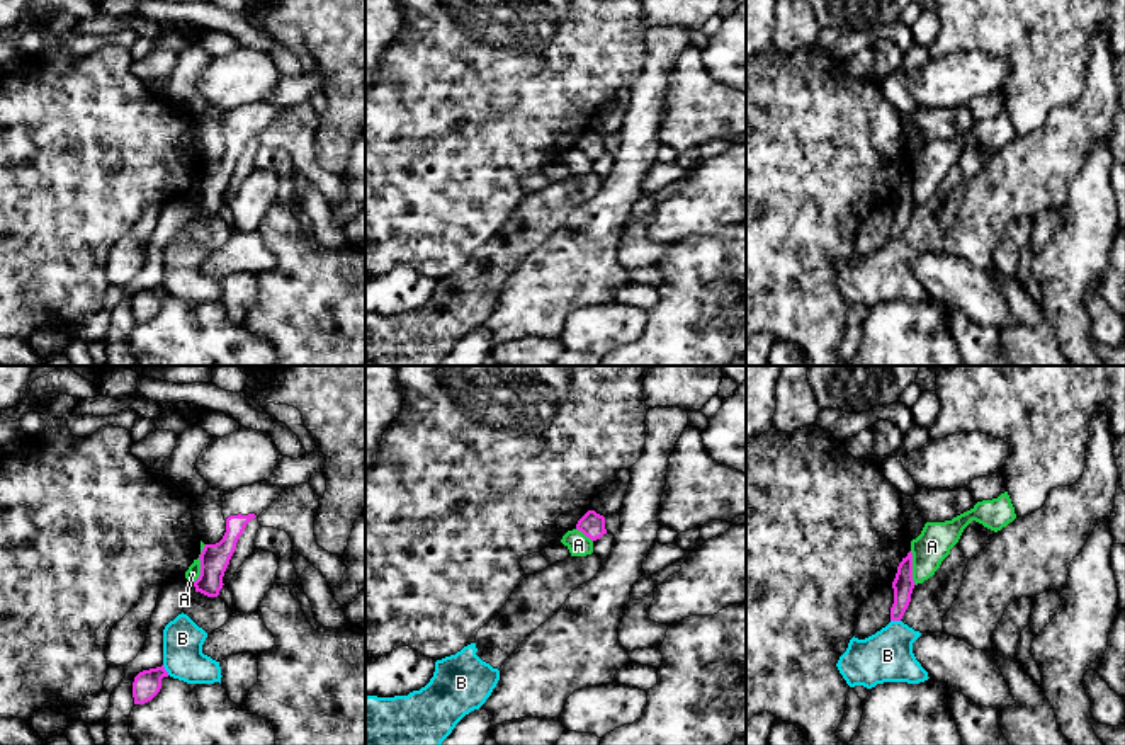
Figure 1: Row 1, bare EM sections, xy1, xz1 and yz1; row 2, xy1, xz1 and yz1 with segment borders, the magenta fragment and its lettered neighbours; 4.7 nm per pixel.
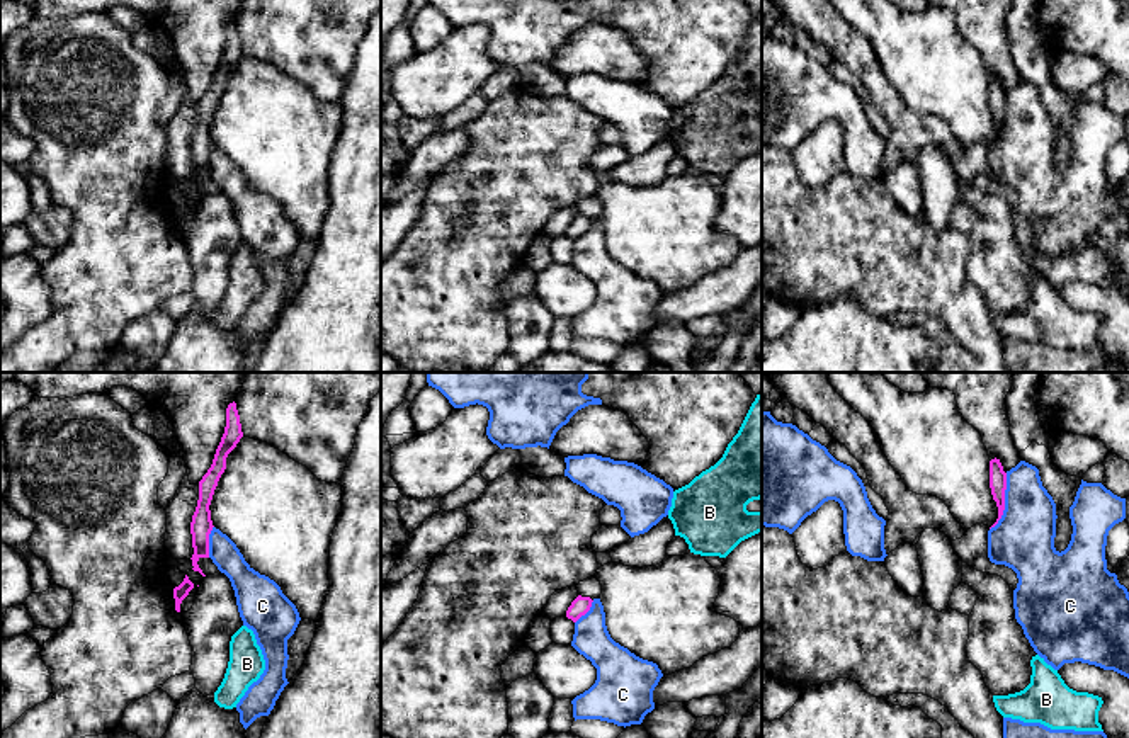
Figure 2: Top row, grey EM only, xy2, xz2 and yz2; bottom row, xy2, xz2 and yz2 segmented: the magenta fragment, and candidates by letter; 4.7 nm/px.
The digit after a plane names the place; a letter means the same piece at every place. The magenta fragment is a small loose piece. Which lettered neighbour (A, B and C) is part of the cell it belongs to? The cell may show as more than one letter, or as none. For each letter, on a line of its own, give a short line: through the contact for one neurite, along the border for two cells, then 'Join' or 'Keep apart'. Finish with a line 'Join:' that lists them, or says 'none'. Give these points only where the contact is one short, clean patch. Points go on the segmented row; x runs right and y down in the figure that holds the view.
A: Line: xy1 (206, 545), (199, 557), (199, 577), (194, 582). Keep apart
B: Line: xy1 (162, 665), (169, 674). Keep apart
C: Line: yz2 (1007, 473), (1005, 509), (990, 529). Keep apart
Join: none

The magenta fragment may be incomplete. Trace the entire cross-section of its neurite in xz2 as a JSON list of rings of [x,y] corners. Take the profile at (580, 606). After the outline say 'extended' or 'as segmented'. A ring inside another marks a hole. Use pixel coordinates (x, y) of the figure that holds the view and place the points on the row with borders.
[[[578,595],[571,605],[566,610],[566,617],[571,619],[573,622],[576,622],[582,616],[585,616],[590,607],[592,607],[592,599],[590,597],[582,597]]]; as segmented

